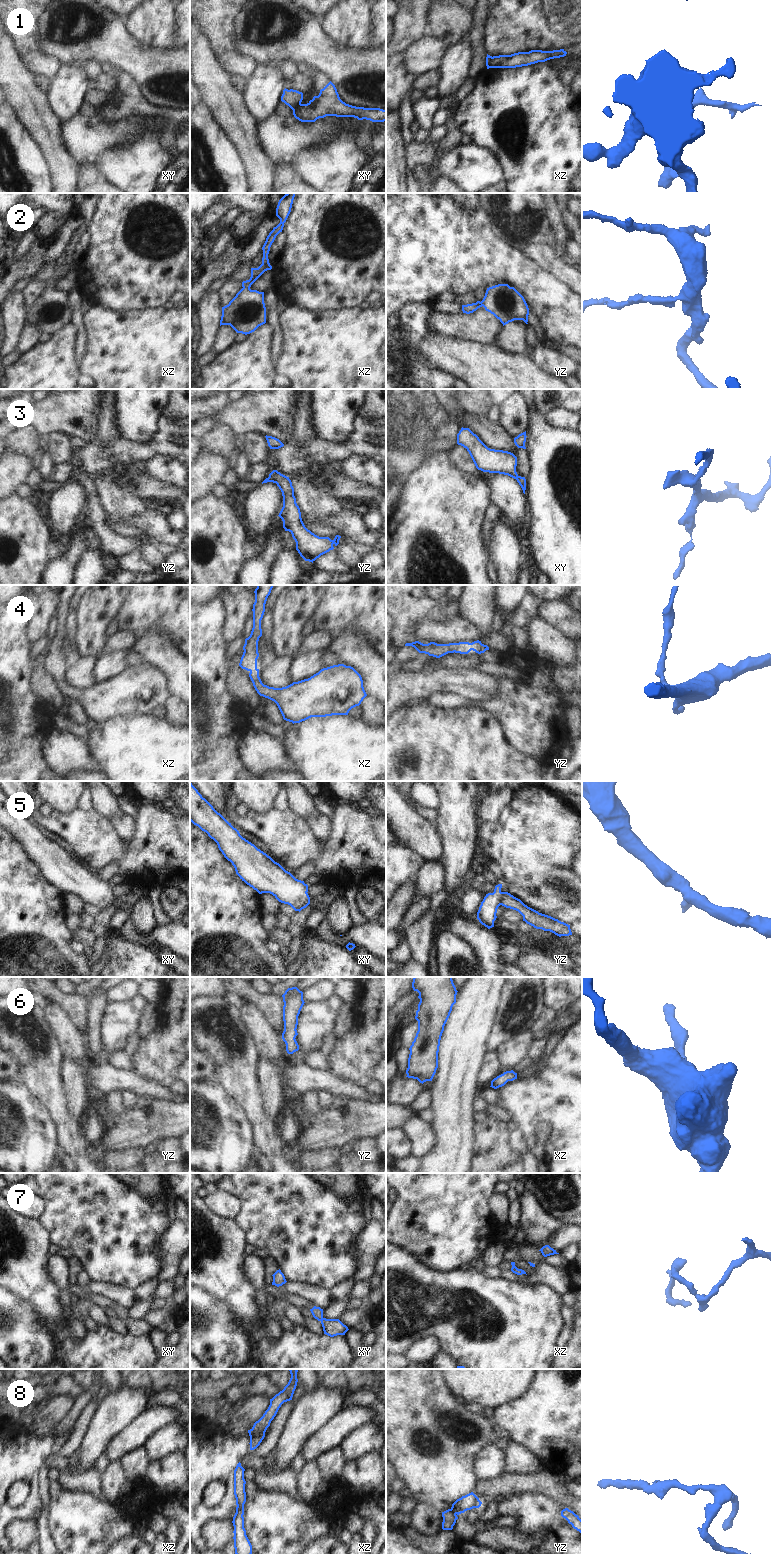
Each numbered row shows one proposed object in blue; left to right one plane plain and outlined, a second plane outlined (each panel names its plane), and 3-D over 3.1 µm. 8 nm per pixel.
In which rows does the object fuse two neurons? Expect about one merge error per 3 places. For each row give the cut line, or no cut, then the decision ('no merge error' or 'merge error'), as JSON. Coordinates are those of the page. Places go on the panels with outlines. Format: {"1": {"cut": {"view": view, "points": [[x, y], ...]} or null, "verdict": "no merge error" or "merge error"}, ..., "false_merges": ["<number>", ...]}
{"1": {"cut": {"view": "xy", "points": [[301, 104], [293, 110]]}, "verdict": "merge error"}, "2": {"cut": null, "verdict": "no merge error"}, "3": {"cut": null, "verdict": "no merge error"}, "4": {"cut": null, "verdict": "no merge error"}, "5": {"cut": null, "verdict": "no merge error"}, "6": {"cut": null, "verdict": "no merge error"}, "7": {"cut": null, "verdict": "no merge error"}, "8": {"cut": {"view": "xz", "points": [[264, 1431], [258, 1431], [250, 1436]]}, "verdict": "merge error"}, "false_merges": ["1", "8"]}

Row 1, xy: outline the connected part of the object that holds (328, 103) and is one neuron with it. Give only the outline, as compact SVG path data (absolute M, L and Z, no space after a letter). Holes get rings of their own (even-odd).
M330 81L318 96L307 104L301 104L293 110L293 115L301 122L315 122L326 116L354 117L372 122L386 121L386 110L380 108L356 107L343 102L335 85Z

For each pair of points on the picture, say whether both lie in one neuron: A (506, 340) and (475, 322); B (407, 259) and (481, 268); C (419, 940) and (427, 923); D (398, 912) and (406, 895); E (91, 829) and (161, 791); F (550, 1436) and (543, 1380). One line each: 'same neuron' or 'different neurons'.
A: different neurons
B: same neuron
C: same neuron
D: same neuron
E: different neurons
F: same neuron

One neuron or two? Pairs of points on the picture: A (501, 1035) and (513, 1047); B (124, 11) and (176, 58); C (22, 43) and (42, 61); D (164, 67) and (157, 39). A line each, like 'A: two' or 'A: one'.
A: two
B: two
C: one
D: two

